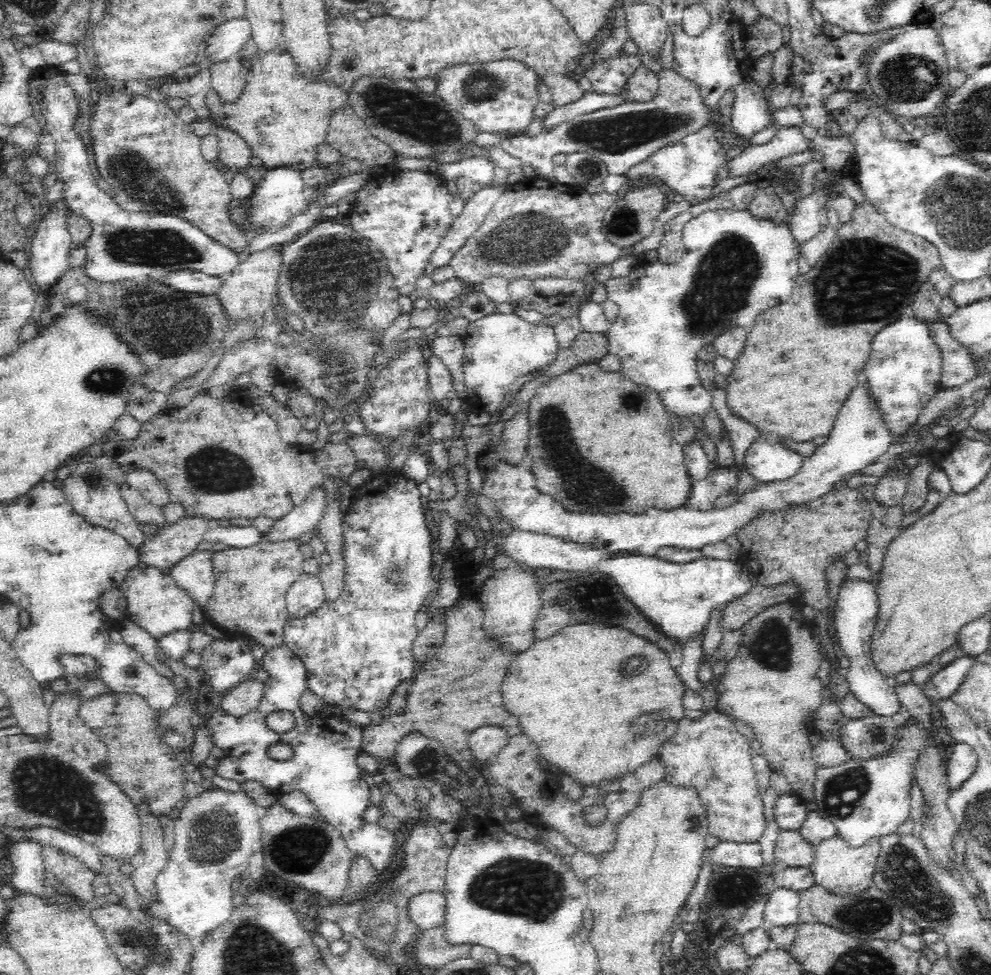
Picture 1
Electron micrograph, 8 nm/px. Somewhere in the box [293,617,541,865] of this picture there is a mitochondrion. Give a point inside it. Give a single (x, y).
(427, 762)

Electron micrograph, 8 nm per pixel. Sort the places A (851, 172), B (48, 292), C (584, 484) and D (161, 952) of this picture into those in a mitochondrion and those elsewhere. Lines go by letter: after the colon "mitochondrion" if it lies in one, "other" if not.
A: other
B: other
C: mitochondrion
D: mitochondrion

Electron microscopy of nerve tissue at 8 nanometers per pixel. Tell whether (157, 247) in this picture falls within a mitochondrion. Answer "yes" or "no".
yes

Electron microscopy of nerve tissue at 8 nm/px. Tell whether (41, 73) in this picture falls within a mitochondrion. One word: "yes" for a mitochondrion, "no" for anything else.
no

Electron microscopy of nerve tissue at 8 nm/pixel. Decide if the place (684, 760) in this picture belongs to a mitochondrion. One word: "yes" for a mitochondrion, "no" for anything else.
no

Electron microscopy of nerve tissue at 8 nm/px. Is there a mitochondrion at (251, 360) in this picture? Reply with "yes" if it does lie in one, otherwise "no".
no

